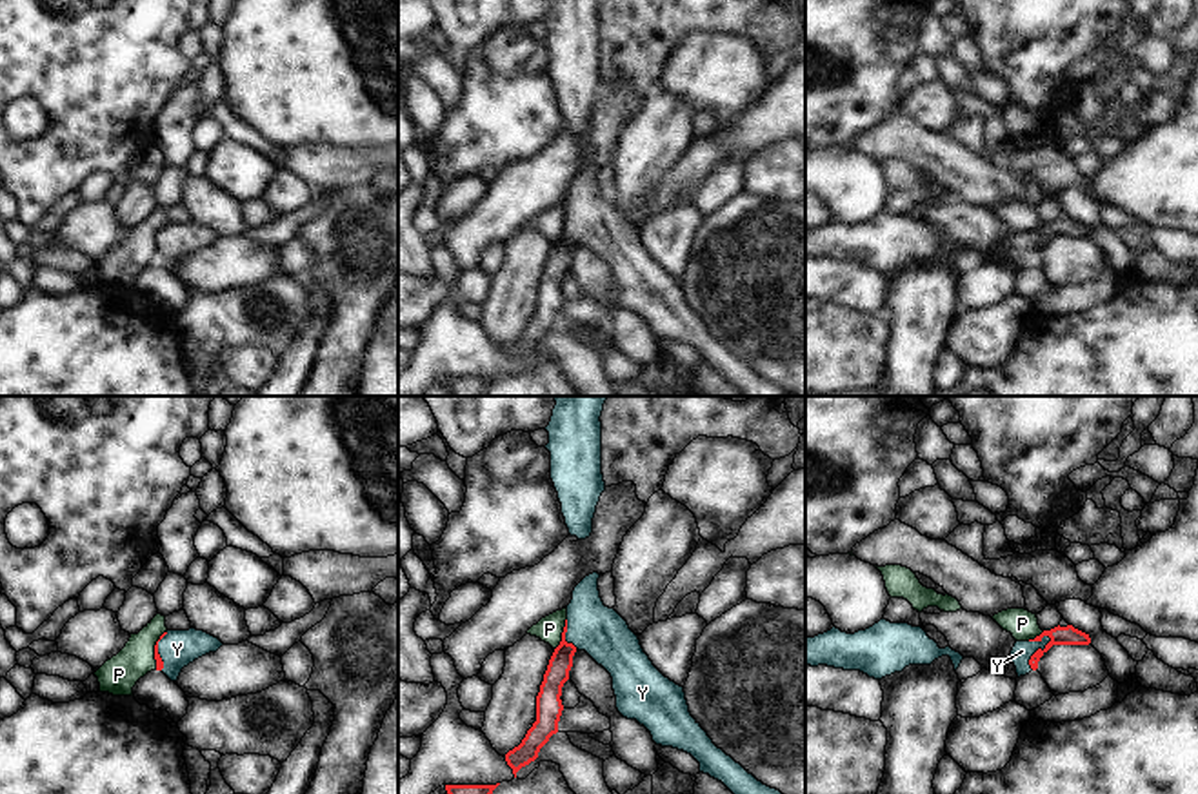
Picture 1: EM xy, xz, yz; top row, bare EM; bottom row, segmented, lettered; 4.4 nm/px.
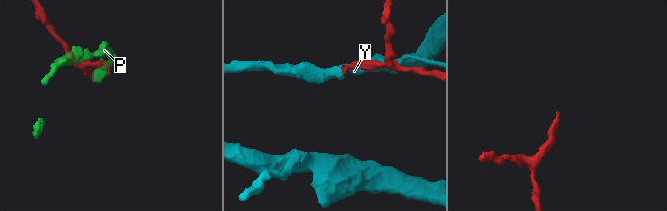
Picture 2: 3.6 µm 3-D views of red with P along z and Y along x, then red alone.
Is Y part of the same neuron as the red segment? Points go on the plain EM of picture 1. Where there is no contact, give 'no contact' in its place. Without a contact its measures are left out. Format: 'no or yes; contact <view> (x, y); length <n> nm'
yes; contact yz (1037, 244); length 180 nm

